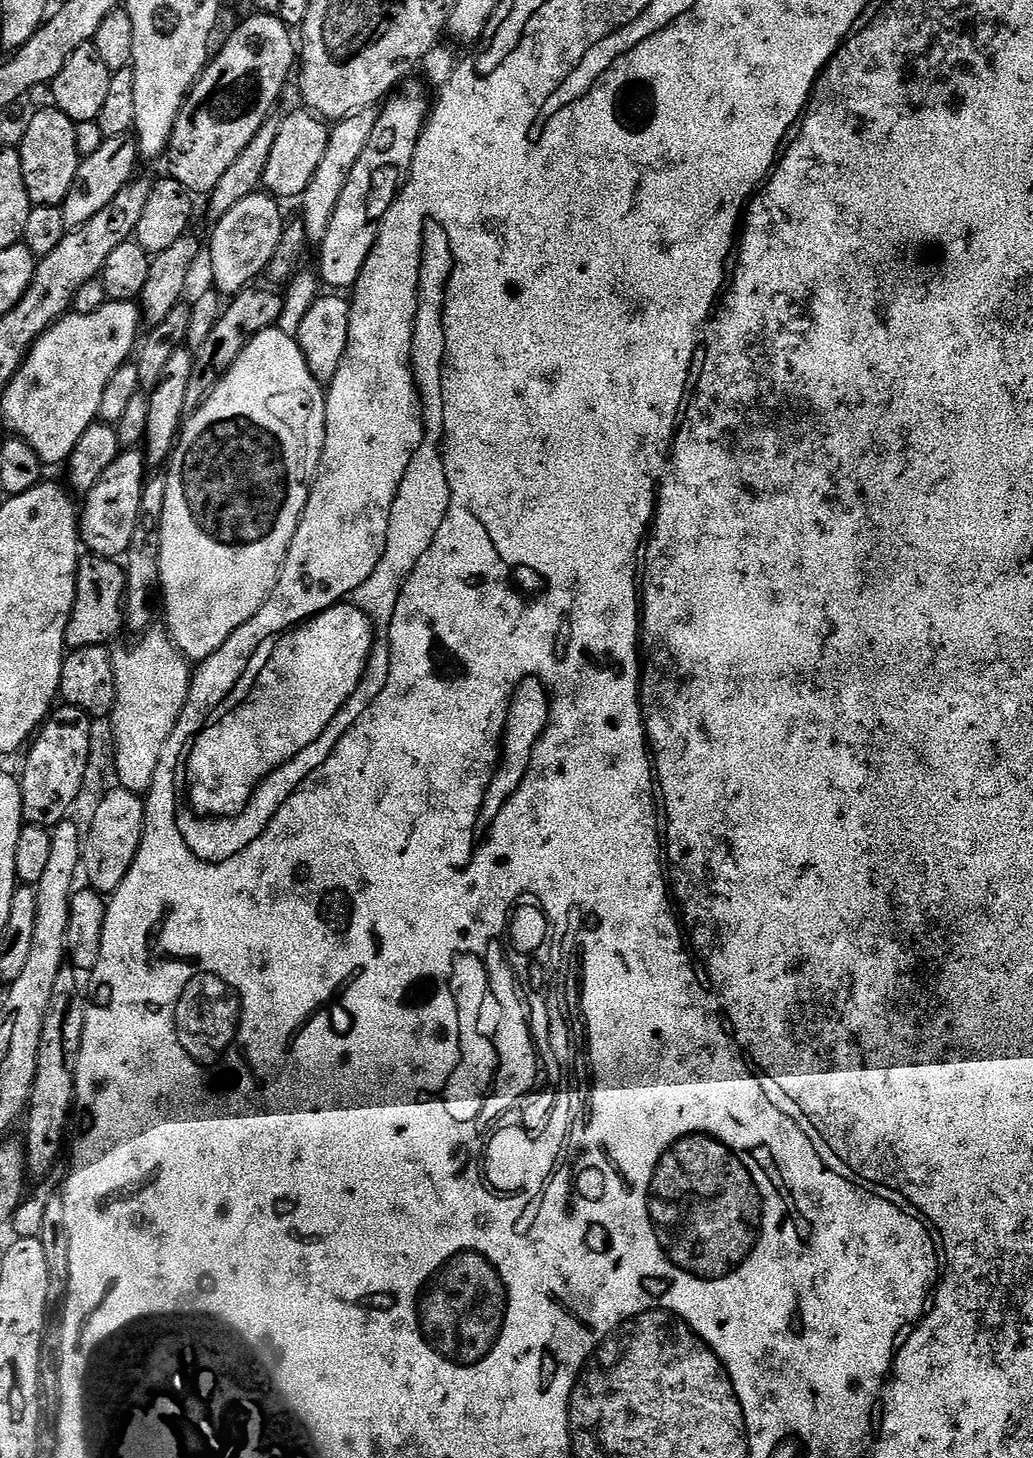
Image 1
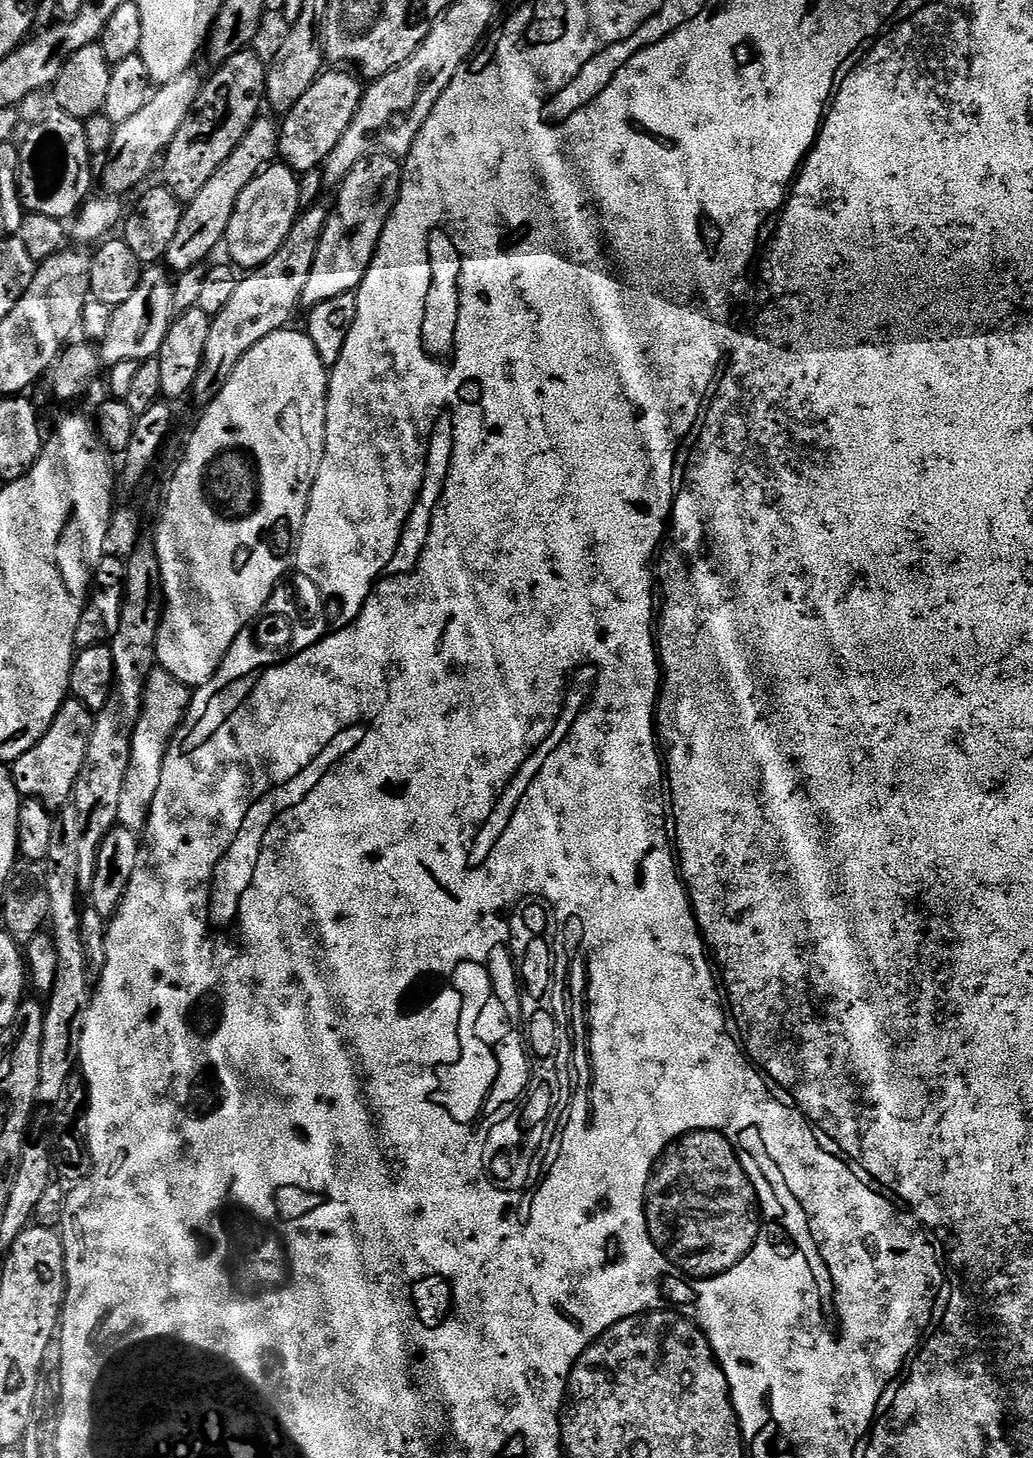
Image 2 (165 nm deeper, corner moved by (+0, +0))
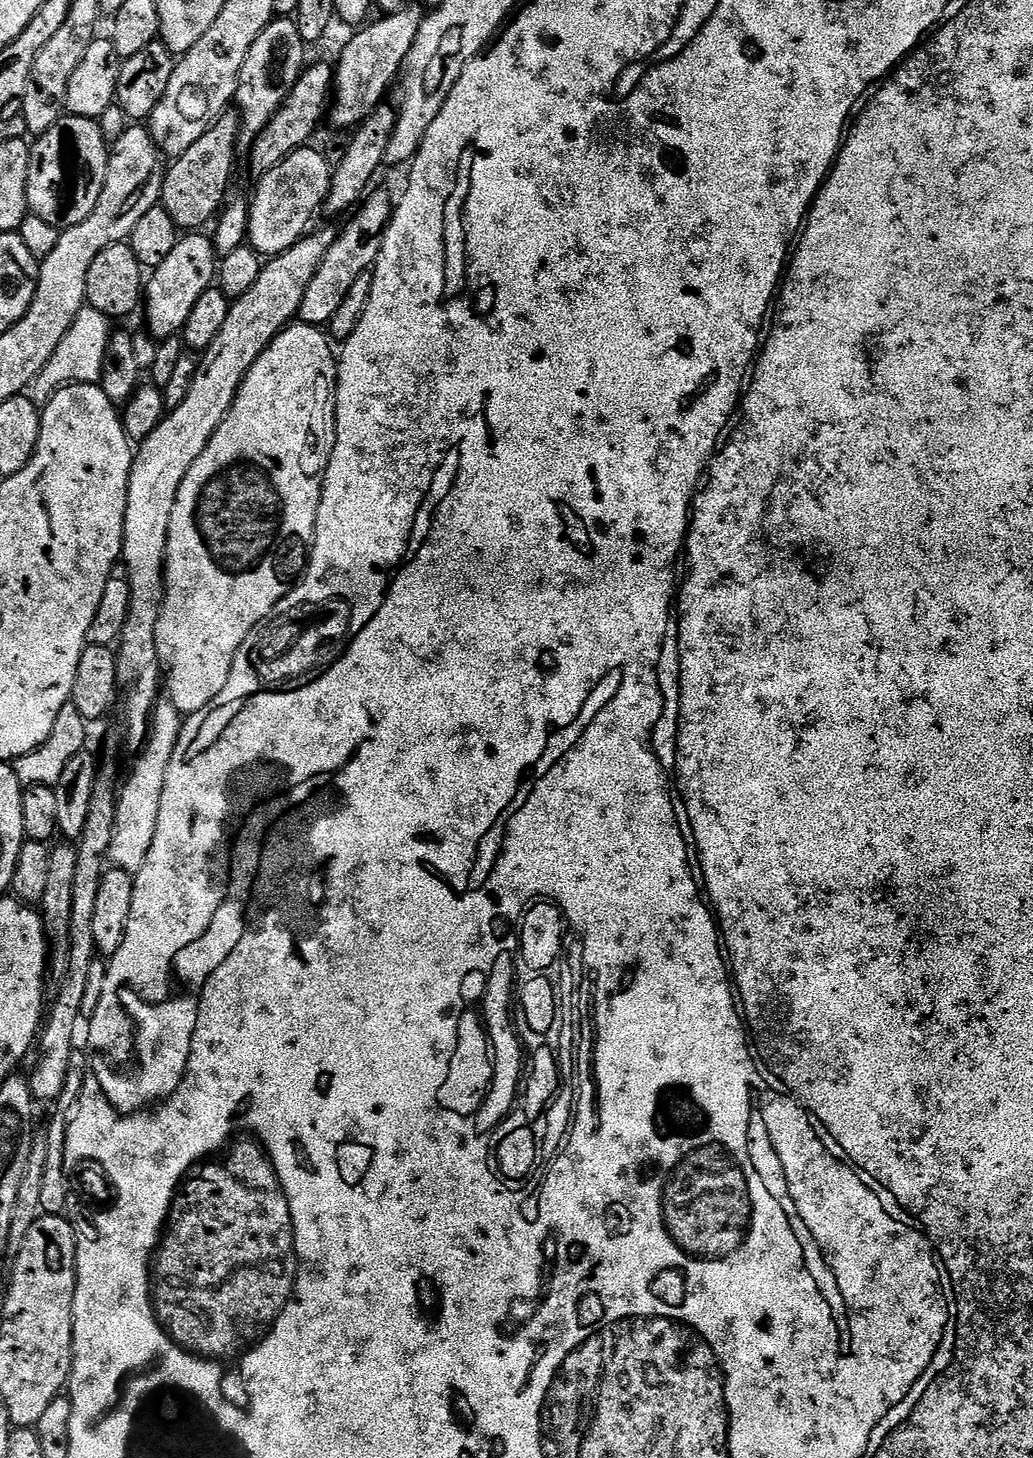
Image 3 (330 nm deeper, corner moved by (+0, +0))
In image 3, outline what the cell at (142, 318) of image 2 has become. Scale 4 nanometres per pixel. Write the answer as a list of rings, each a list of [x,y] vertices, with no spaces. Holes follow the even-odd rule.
[[[184,234],[166,254],[161,264],[155,265],[156,272],[146,280],[146,308],[148,304],[148,328],[153,337],[165,338],[175,336],[183,329],[186,318],[190,318],[190,310],[194,302],[208,288],[213,287],[218,276],[218,253],[212,247],[211,239],[204,234]]]

